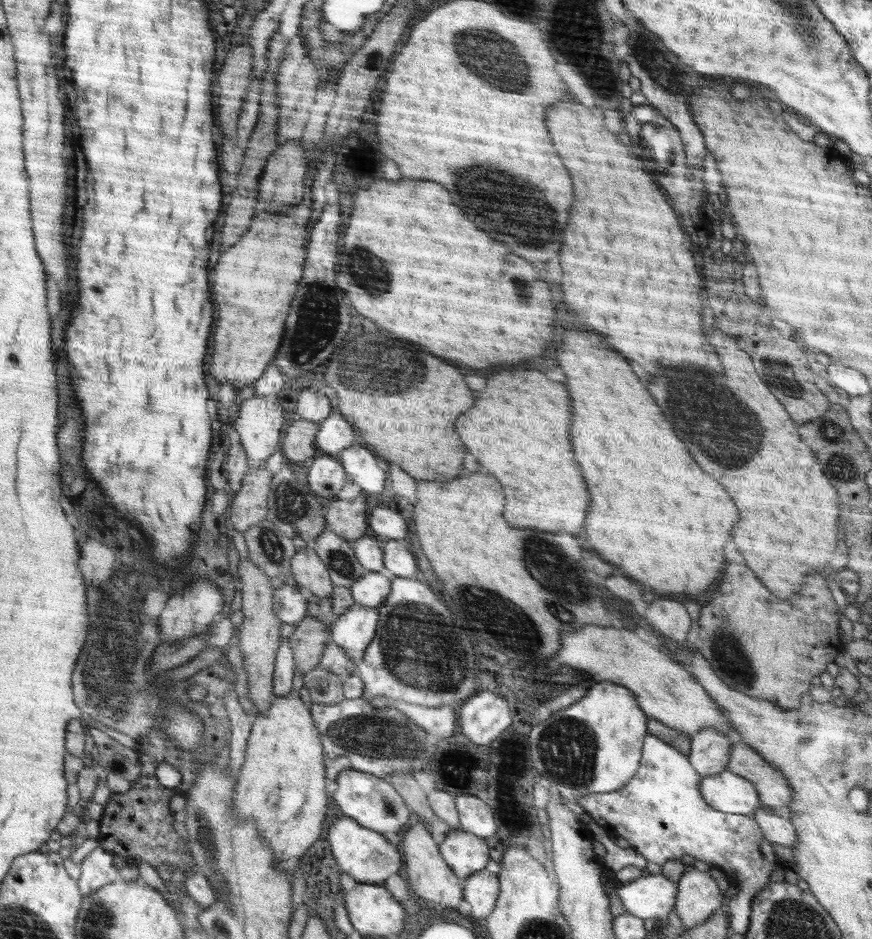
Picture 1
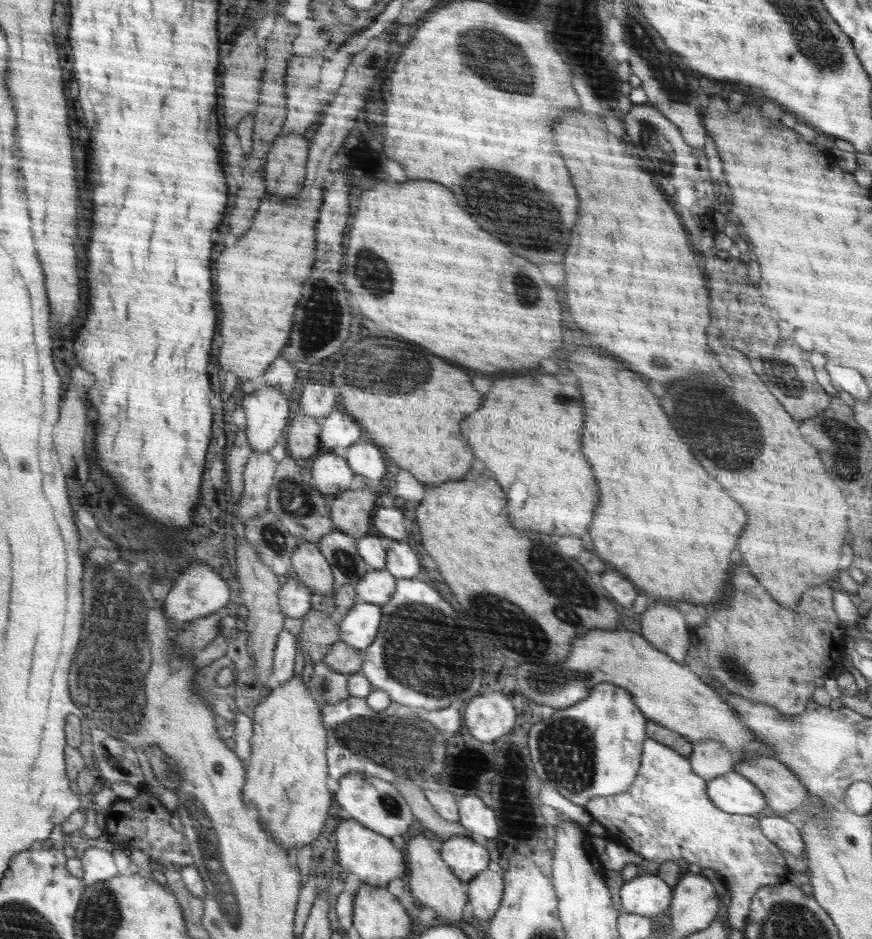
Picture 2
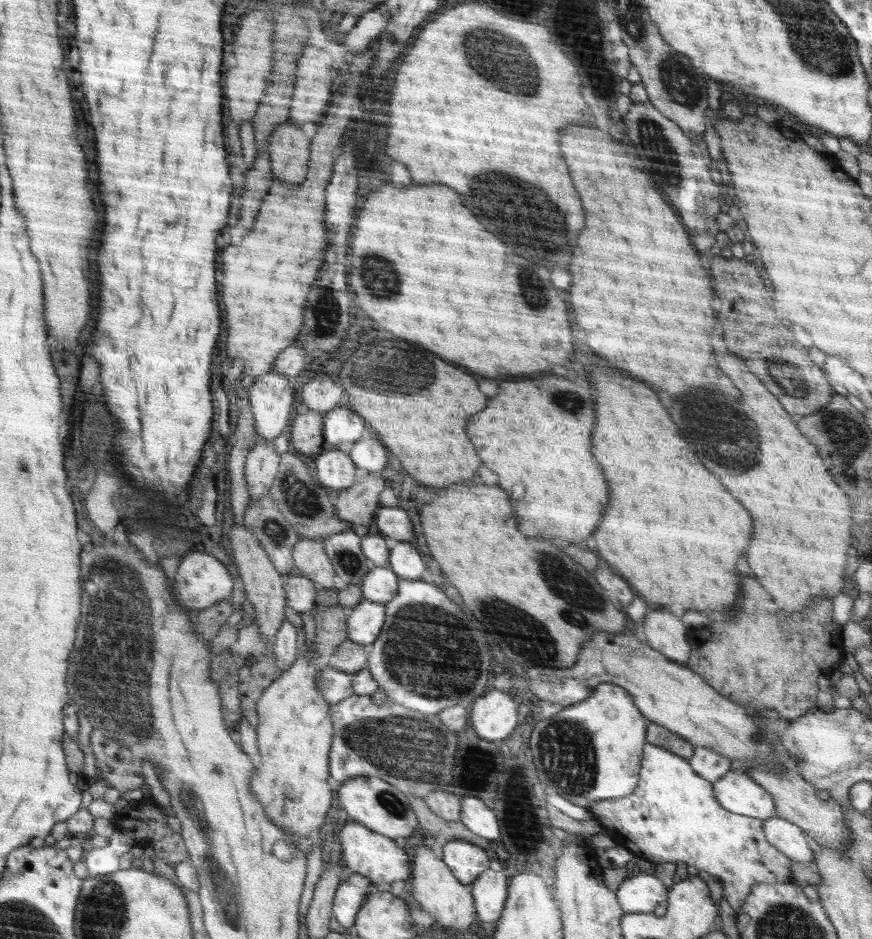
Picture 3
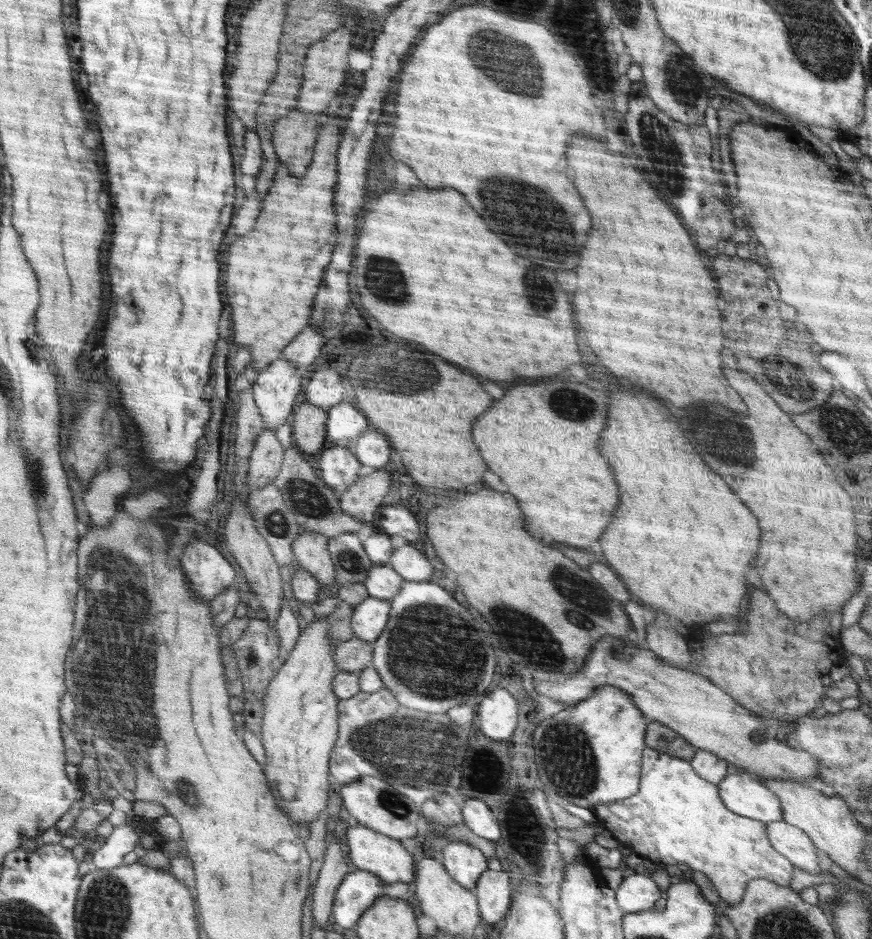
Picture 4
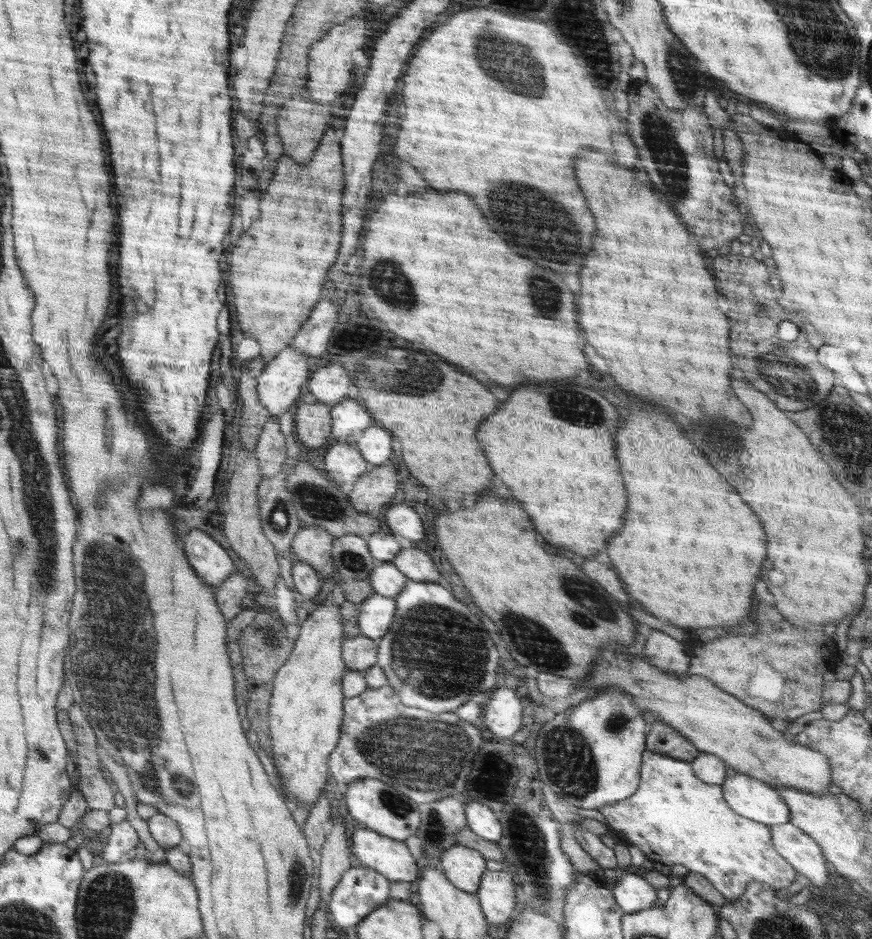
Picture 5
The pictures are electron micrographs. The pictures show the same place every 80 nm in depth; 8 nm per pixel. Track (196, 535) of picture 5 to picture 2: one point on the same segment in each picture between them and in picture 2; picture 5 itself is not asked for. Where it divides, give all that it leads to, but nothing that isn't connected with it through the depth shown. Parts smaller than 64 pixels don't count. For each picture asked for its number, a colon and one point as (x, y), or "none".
2: (199, 591)
3: (202, 580)
4: (211, 574)

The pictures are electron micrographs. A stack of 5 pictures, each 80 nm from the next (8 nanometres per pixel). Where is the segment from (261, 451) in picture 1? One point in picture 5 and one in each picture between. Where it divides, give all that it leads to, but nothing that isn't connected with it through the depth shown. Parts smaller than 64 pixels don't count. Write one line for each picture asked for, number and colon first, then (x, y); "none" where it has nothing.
2: (266, 409)
3: (270, 398)
4: (274, 392)
5: (278, 385)

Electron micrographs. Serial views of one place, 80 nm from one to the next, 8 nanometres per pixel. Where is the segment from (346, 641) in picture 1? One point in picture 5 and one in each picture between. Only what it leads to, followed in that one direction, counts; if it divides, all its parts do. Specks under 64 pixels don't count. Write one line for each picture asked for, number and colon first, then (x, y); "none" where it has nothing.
2: (358, 629)
3: (367, 618)
4: (371, 616)
5: (377, 612)

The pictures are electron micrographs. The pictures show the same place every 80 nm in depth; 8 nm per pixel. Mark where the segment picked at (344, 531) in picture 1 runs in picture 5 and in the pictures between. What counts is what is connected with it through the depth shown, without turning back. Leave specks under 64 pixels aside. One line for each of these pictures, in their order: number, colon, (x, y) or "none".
2: (350, 513)
3: (356, 505)
4: (361, 500)
5: (374, 488)

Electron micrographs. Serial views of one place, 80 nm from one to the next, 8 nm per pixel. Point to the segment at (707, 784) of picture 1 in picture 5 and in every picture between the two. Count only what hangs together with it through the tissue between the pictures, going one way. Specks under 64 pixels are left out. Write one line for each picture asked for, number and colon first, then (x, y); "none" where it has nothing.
2: (733, 793)
3: (739, 794)
4: (743, 794)
5: (749, 797)

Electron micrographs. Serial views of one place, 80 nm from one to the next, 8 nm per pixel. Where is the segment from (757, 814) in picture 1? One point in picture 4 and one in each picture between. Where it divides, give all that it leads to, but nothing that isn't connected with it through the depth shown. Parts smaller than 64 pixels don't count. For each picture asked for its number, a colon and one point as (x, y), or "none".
2: (785, 833)
3: (787, 837)
4: (790, 841)

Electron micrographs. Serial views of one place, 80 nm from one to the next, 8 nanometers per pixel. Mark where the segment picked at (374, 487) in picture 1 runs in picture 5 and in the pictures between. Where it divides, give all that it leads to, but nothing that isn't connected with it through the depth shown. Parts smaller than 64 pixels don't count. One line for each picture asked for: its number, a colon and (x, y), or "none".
2: (366, 460)
3: (367, 453)
4: (372, 448)
5: (374, 444)

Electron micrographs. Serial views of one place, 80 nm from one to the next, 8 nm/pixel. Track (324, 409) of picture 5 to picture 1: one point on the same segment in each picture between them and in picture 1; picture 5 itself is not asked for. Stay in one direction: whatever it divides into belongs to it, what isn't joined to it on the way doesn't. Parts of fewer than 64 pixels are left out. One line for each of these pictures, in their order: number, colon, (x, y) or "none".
1: (299, 443)
2: (302, 440)
3: (306, 435)
4: (310, 426)

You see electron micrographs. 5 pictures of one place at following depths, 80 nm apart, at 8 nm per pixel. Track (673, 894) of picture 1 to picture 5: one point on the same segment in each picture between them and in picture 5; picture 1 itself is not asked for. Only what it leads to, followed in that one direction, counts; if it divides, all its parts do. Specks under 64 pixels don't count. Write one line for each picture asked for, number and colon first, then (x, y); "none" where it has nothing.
2: (646, 894)
3: (638, 893)
4: (637, 892)
5: (633, 893)

